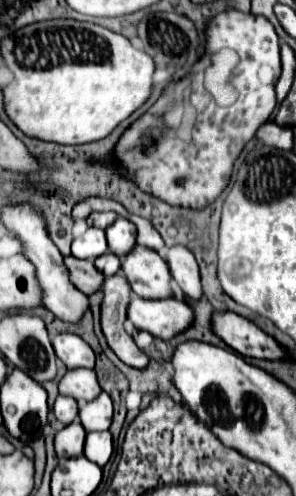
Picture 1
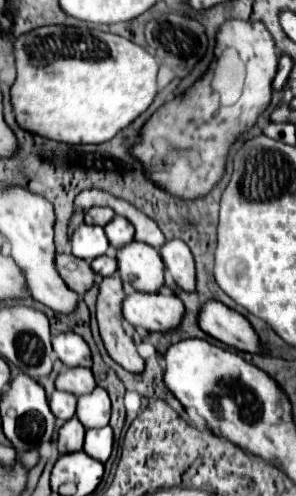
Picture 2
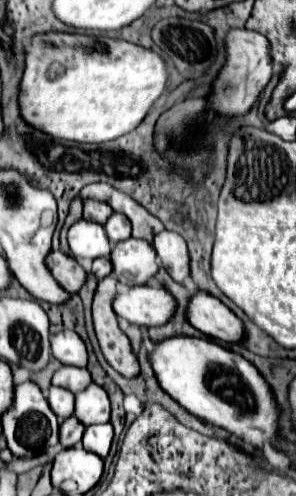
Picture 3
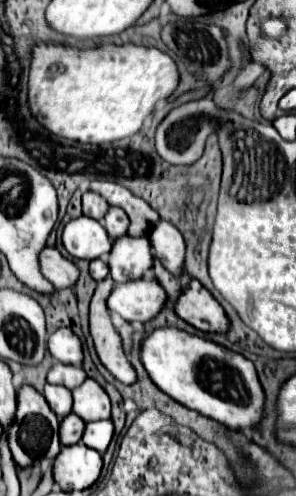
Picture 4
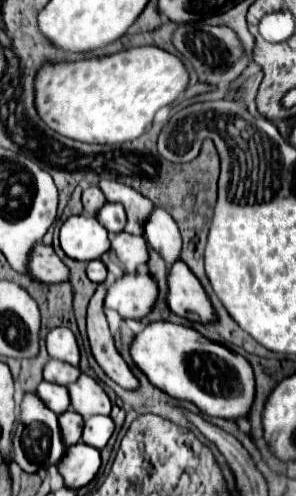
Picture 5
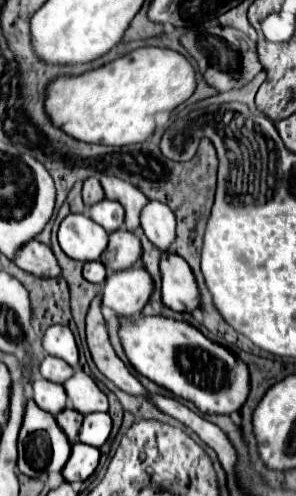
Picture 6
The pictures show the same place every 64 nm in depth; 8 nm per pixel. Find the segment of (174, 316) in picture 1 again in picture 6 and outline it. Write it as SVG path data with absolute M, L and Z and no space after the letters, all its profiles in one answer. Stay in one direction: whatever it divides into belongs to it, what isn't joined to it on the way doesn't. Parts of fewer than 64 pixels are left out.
M142 266L110 272L104 284L104 304L118 316L138 316L152 294L152 278Z

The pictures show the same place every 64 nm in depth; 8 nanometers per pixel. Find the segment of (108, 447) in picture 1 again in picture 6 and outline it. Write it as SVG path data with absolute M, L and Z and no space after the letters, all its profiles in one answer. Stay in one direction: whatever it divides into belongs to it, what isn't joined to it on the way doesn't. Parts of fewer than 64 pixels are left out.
M102 412L88 414L88 416L84 416L84 422L80 426L78 440L82 444L90 444L90 446L100 448L108 440L110 430L112 430L112 420L108 414L102 414Z

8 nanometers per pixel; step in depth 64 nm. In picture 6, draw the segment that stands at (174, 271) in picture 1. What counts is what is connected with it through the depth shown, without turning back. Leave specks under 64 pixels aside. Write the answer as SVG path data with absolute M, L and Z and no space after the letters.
M150 200L140 212L140 226L156 248L160 248L162 252L172 248L176 238L176 216L166 204Z

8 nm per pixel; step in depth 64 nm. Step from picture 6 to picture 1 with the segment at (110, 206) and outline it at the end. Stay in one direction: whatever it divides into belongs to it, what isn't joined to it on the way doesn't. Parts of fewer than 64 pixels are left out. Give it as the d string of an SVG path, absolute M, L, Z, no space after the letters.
M118 216L116 222L106 228L106 238L110 252L120 258L124 256L124 252L128 252L128 248L132 248L132 244L136 244L136 226L130 220Z

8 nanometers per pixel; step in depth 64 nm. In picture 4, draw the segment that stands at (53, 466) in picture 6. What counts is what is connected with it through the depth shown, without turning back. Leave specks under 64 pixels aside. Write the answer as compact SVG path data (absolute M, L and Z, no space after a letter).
M22 386L18 390L16 420L12 422L12 428L10 428L10 450L12 450L14 462L20 468L30 468L38 460L44 460L44 458L54 460L62 450L62 442L58 438L58 418L50 410L44 396L36 392L32 386Z

